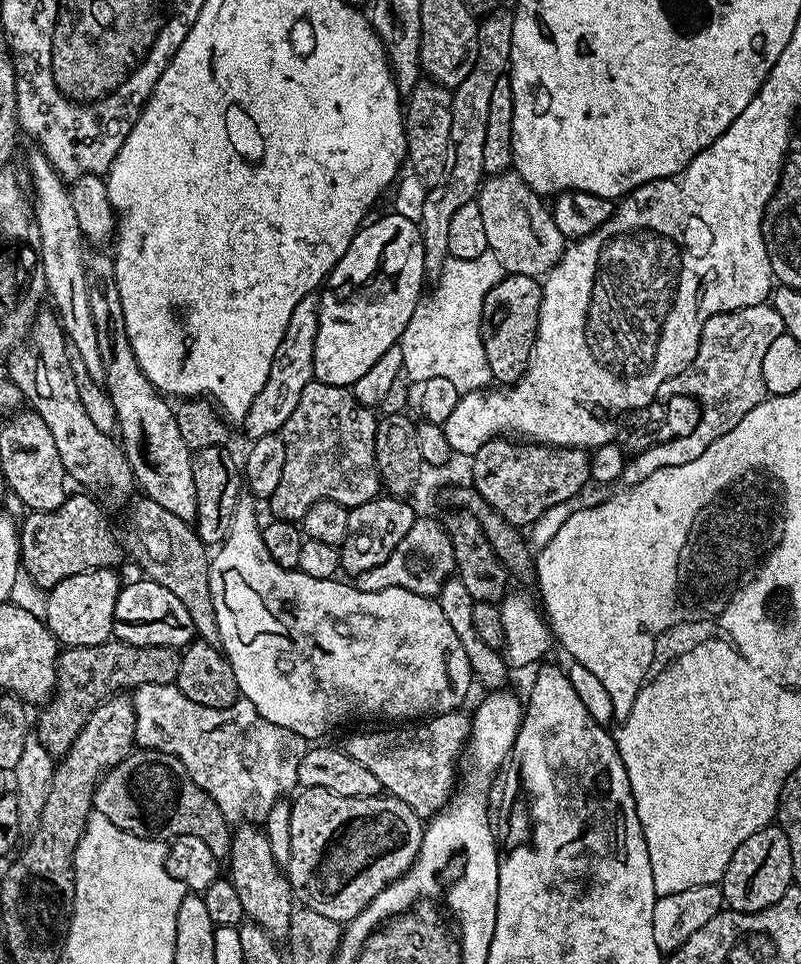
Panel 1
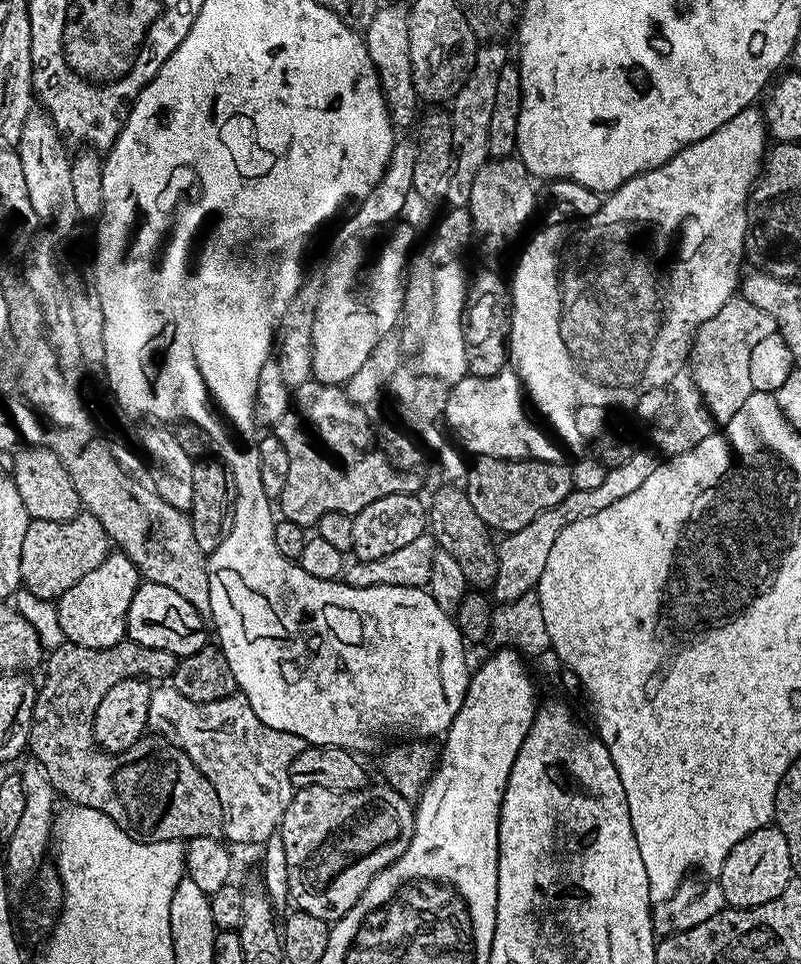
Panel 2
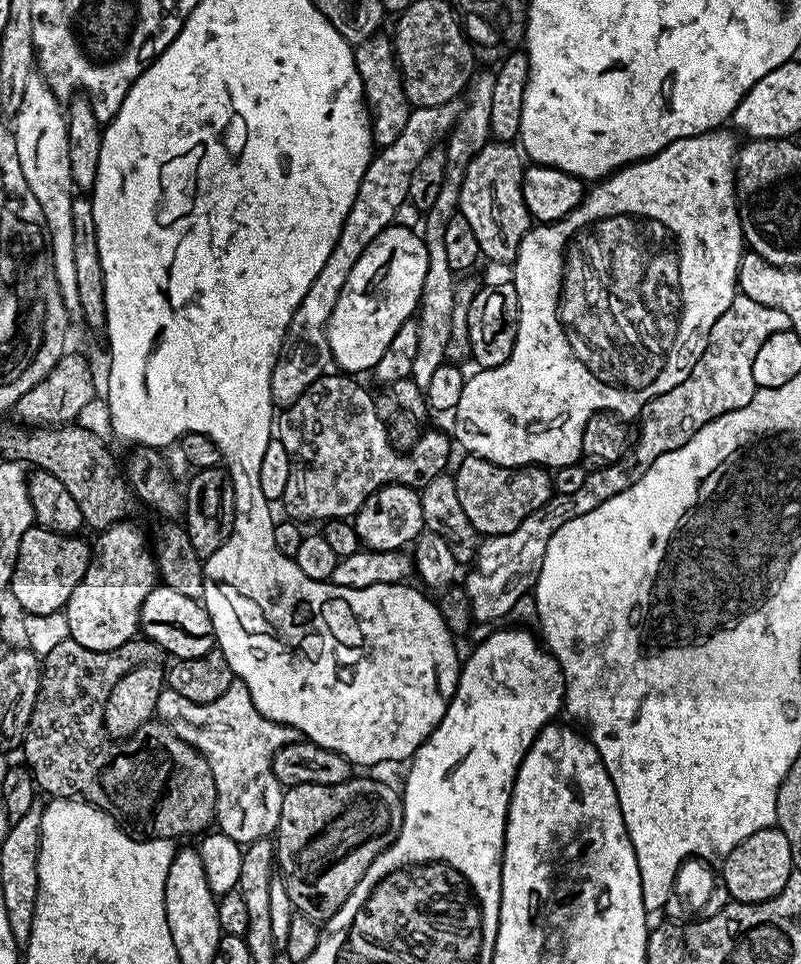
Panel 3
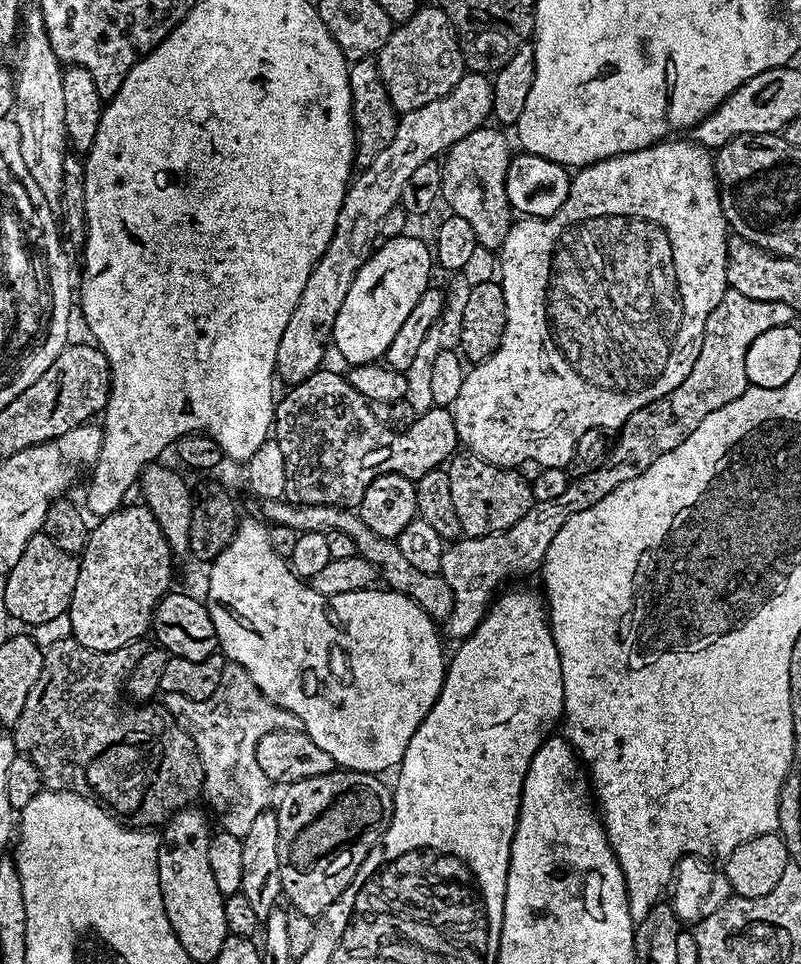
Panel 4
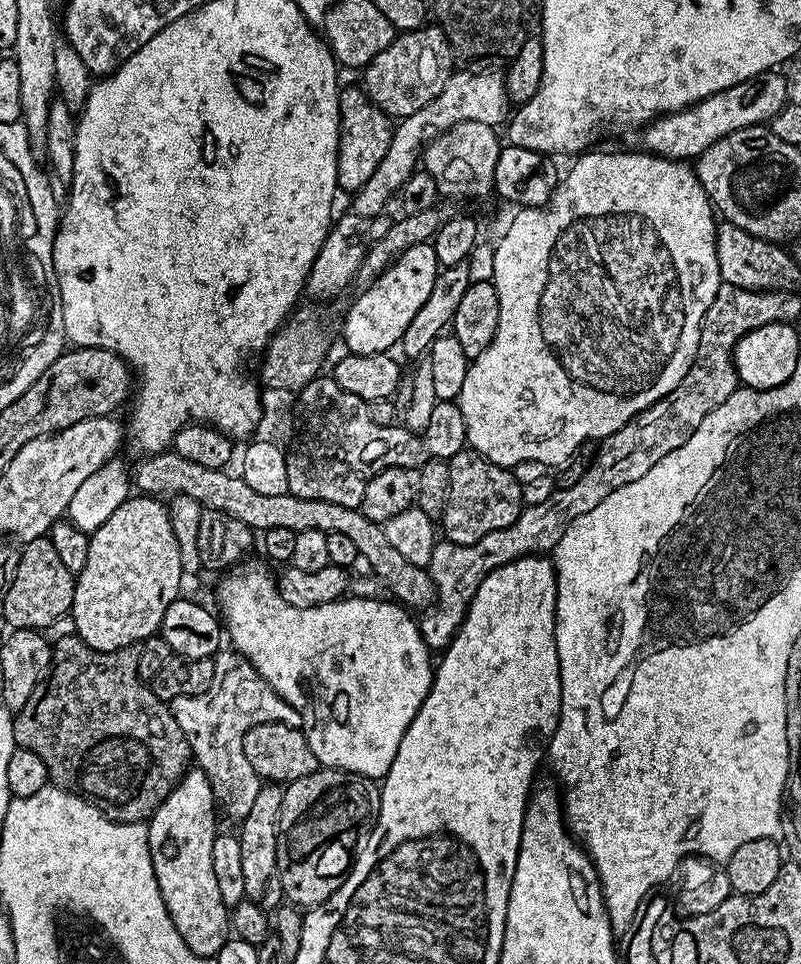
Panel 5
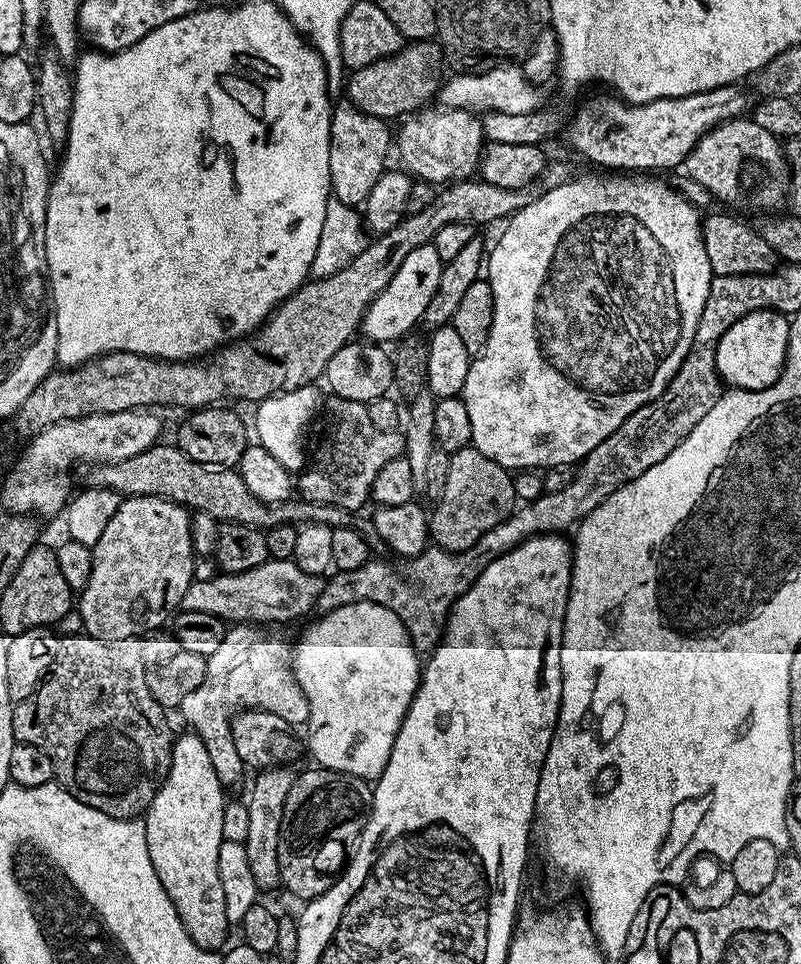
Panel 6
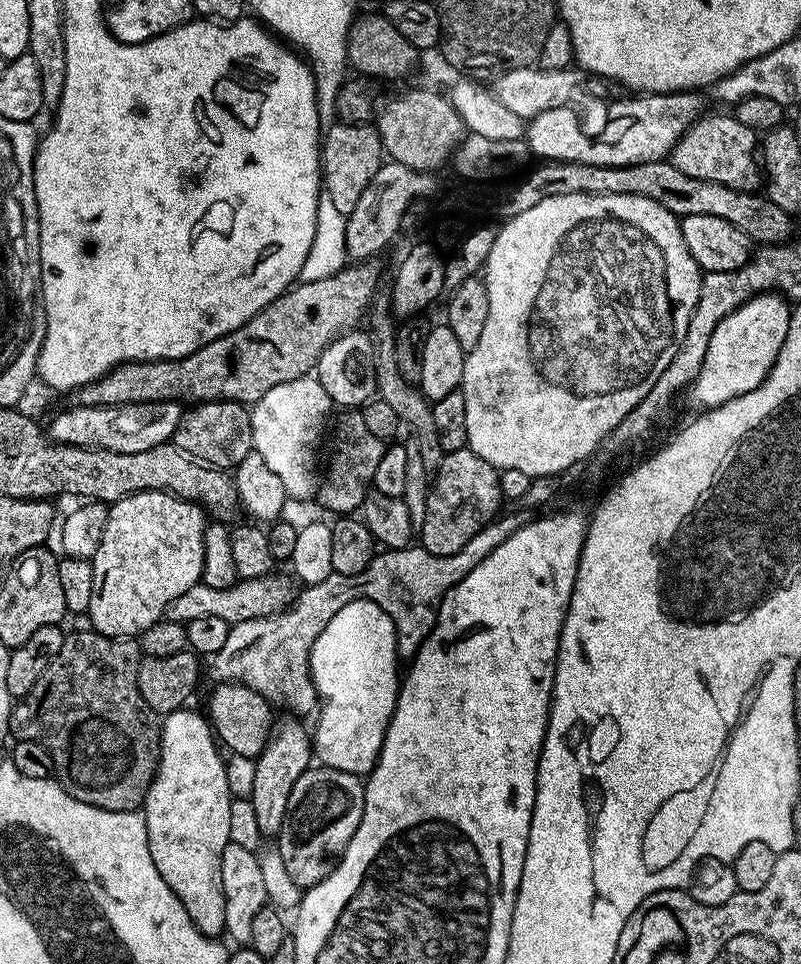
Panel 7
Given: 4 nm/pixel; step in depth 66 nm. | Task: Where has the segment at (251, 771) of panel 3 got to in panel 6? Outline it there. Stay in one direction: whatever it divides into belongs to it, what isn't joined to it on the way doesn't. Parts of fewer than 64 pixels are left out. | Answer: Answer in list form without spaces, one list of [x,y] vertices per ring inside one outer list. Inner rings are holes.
[[[236,624],[225,631],[222,642],[214,654],[207,657],[206,676],[198,689],[191,691],[182,698],[178,712],[184,715],[187,727],[196,733],[206,746],[206,754],[210,754],[210,762],[214,762],[214,774],[225,786],[232,786],[240,780],[240,775],[246,772],[246,765],[242,758],[238,758],[238,749],[234,746],[232,737],[232,720],[236,713],[245,710],[259,710],[273,712],[284,719],[285,725],[307,725],[310,706],[306,694],[302,694],[302,686],[298,686],[296,676],[292,672],[290,663],[290,644],[279,640],[276,636],[267,636],[265,629],[250,624]]]

